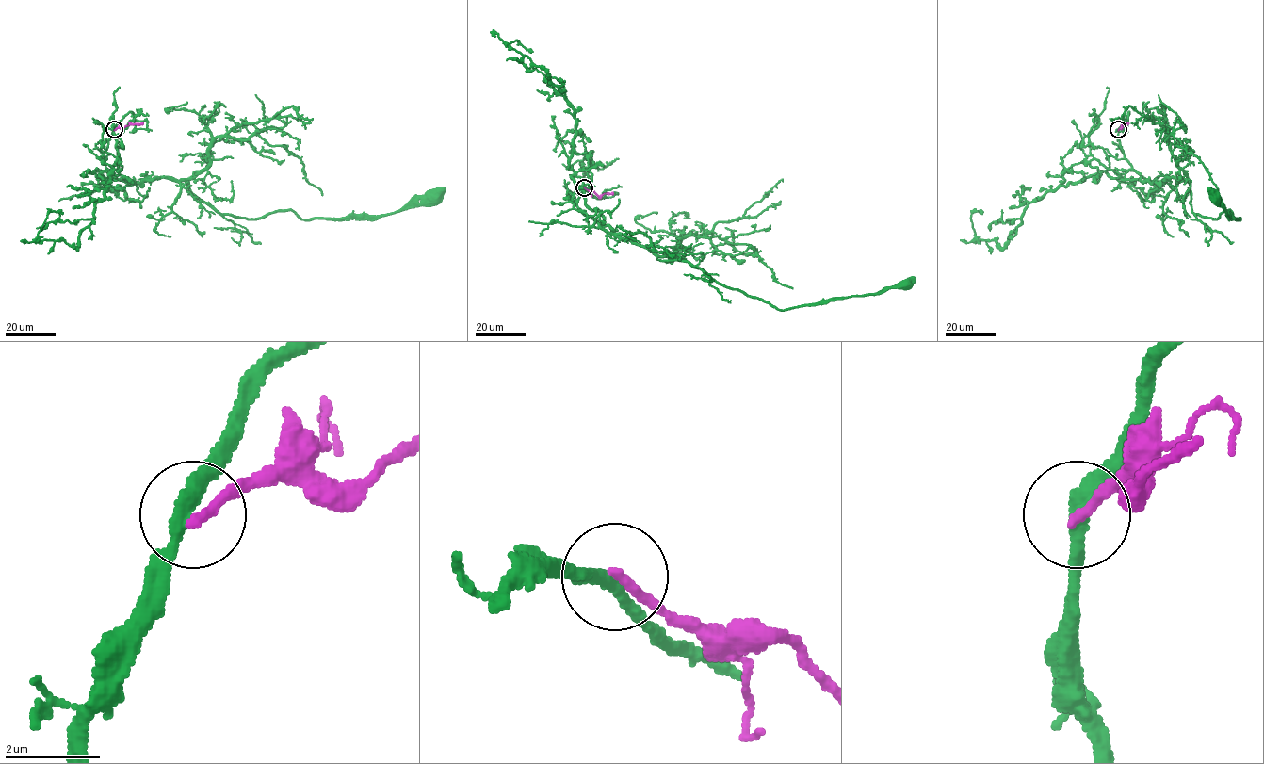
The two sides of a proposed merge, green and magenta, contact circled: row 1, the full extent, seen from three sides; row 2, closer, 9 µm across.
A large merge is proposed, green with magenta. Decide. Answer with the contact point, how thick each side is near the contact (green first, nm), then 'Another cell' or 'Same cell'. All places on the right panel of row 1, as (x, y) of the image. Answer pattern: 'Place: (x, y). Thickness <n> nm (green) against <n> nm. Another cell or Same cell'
Place: (1118, 129). Thickness 240 nm (green) against 220 nm. Another cell

